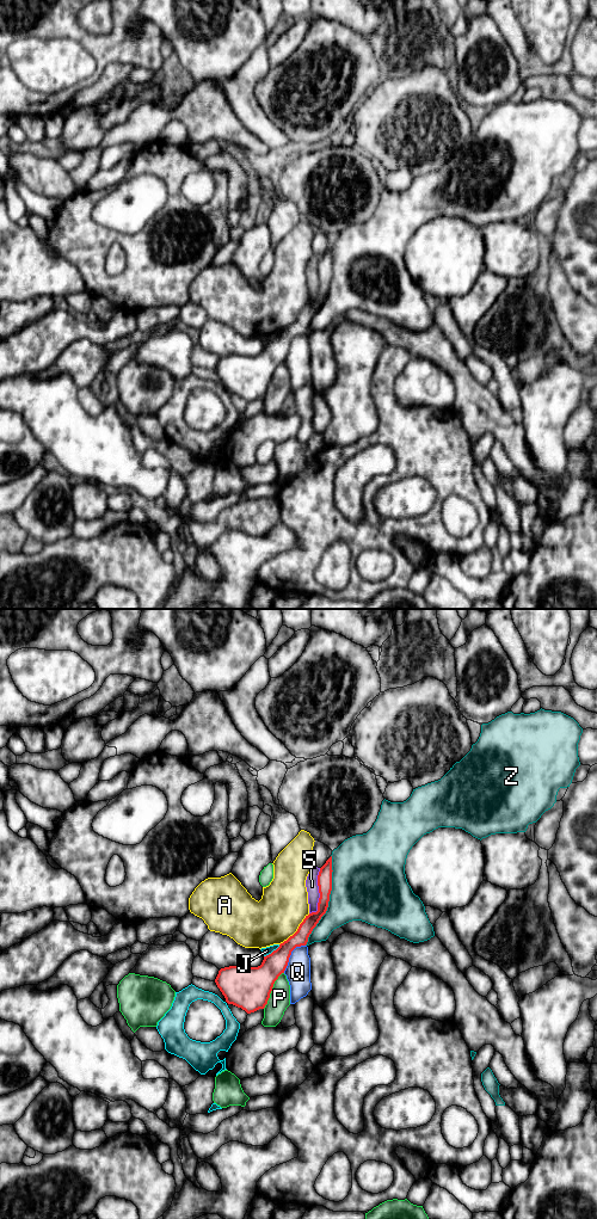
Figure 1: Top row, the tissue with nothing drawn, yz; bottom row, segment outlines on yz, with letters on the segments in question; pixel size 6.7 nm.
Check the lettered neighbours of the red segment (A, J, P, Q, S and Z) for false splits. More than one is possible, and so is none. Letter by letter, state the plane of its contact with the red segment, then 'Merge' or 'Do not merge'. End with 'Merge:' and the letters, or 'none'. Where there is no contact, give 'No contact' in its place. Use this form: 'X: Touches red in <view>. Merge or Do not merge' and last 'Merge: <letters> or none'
A: Touches red in yz. Do not merge
J: Touches red in yz. Do not merge
P: Touches red in yz. Do not merge
Q: Touches red in yz. Do not merge
S: Touches red in yz. Do not merge
Z: Touches red in yz. Do not merge
Merge: none

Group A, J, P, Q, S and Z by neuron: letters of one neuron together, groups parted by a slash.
A / J / P / Q / S / Z

